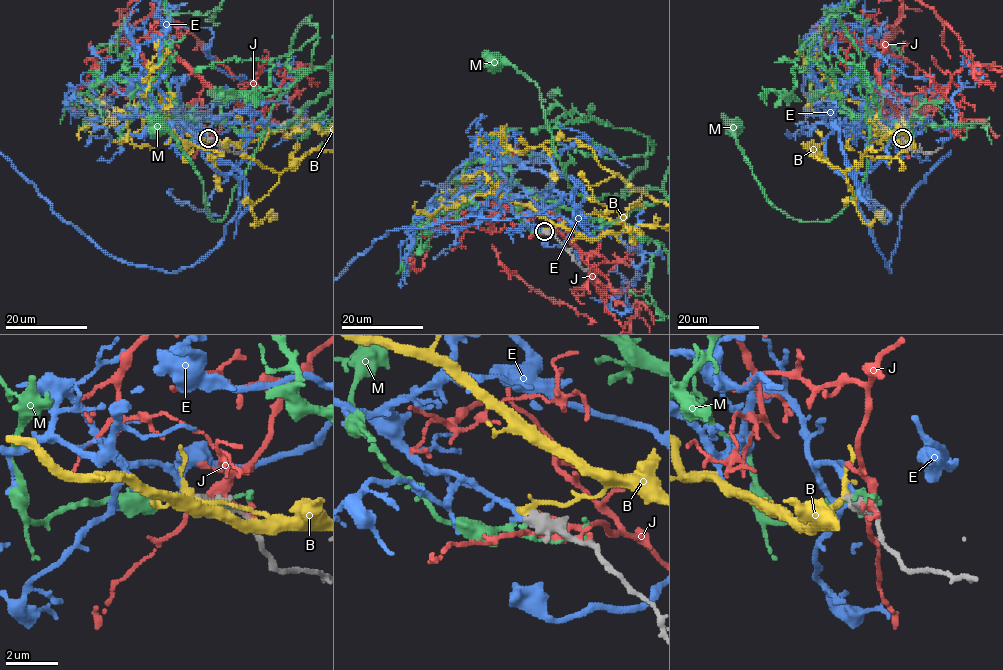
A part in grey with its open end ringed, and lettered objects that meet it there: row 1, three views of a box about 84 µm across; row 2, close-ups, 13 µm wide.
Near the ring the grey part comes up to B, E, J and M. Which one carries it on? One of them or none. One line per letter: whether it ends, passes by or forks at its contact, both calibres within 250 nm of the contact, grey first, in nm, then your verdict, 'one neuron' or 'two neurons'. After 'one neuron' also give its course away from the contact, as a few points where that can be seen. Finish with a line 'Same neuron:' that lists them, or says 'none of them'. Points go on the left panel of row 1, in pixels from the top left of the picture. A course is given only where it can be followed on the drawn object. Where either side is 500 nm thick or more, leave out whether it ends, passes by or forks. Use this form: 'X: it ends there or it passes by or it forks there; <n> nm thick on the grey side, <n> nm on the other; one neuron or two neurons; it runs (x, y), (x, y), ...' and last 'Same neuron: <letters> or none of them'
B: it passes by; 360 nm thick on the grey side, 220 nm on the other; two neurons
E: it ends there; 360 nm thick on the grey side, 240 nm on the other; one neuron
J: 650 nm thick on the grey side, 200 nm on the other; two neurons
M: it passes by; 360 nm thick on the grey side, 150 nm on the other; two neurons
Same neuron: E

